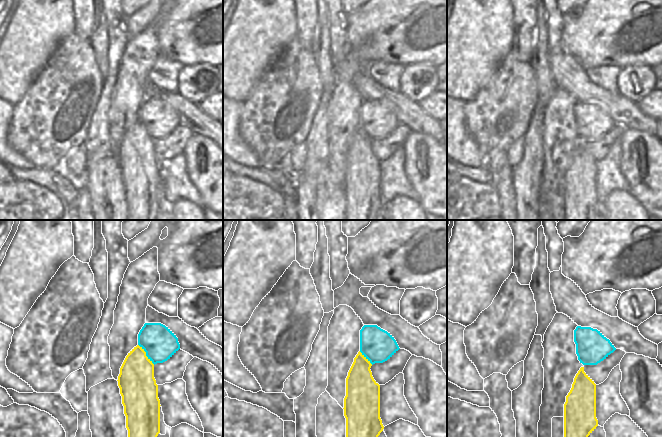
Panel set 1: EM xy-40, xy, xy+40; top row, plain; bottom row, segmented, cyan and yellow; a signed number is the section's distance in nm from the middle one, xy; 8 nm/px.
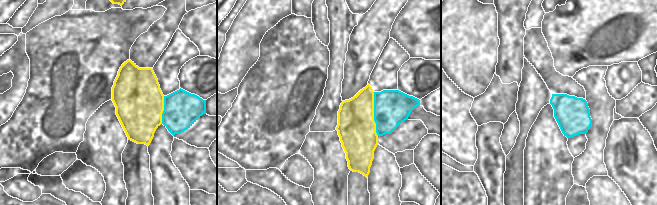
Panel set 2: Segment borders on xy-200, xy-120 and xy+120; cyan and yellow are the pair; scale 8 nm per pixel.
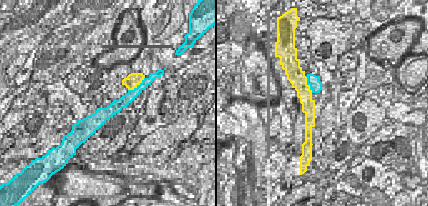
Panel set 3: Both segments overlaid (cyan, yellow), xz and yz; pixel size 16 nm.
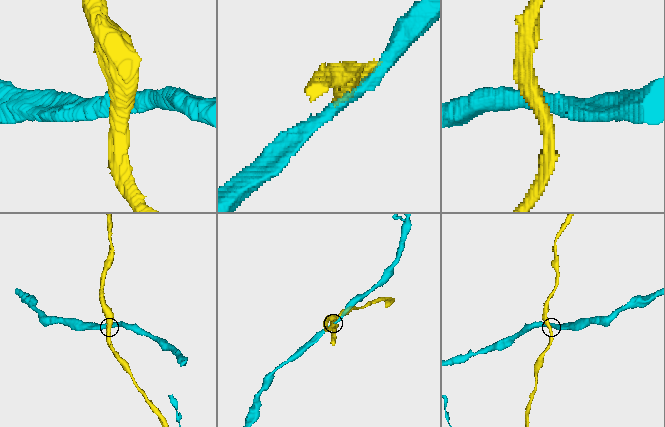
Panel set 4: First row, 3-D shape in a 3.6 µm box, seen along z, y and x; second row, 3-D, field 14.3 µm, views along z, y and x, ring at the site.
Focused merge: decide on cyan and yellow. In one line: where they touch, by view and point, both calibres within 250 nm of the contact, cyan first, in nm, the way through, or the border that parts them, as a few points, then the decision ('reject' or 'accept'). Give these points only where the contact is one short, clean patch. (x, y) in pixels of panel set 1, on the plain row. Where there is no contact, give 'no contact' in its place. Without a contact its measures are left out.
xy-40 (146, 130) | 260/300 nm | reject

